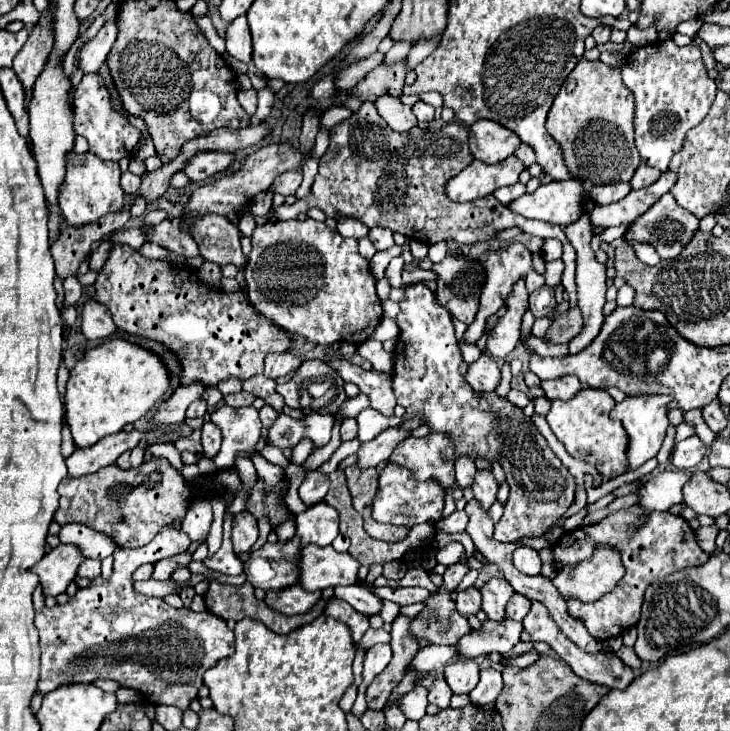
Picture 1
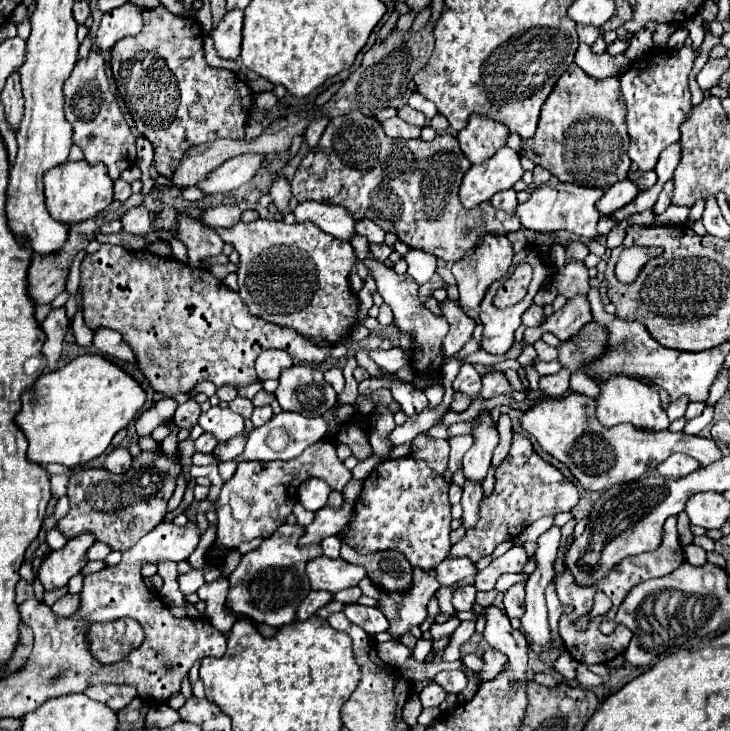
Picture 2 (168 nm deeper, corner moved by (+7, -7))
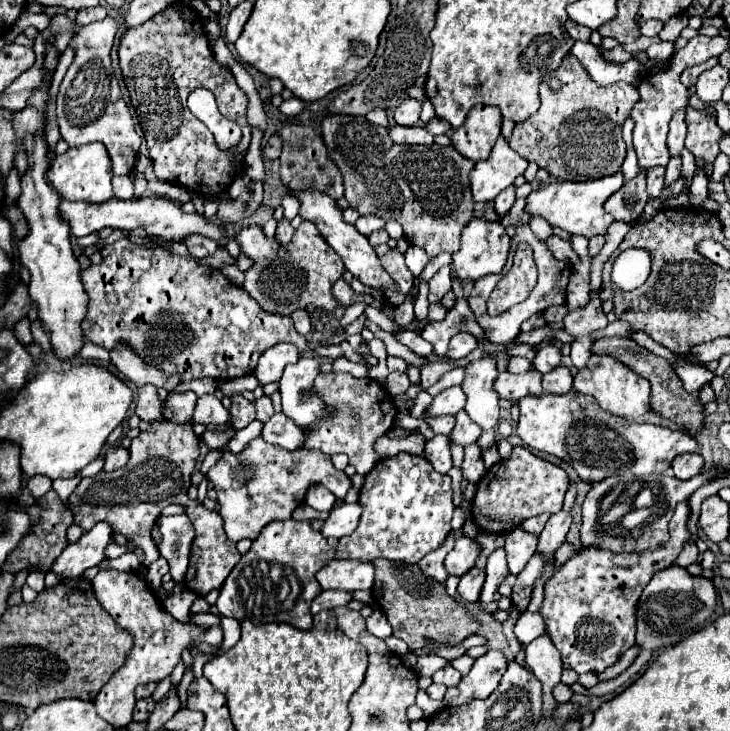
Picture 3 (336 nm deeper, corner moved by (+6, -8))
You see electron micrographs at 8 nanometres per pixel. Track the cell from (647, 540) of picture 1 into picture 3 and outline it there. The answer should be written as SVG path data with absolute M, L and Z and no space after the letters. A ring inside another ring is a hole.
M689 502L677 504L675 514L669 522L671 538L653 552L629 552L617 554L597 546L581 548L575 552L557 574L545 584L545 598L539 614L545 622L555 648L561 652L563 668L571 668L577 674L603 672L613 666L619 656L635 644L635 610L643 588L651 576L675 562L683 544L689 542L691 532L687 528Z

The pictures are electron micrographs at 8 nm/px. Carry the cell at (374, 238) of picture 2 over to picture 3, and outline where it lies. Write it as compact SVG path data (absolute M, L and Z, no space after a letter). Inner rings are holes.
M359 216L359 220L355 222L355 228L357 228L363 236L369 236L373 230L383 228L383 226L385 226L385 222L383 222L381 218L377 218L377 216Z

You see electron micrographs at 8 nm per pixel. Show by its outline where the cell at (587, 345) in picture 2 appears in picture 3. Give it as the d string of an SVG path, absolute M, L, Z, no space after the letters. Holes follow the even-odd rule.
M601 338L593 342L593 352L613 356L625 362L631 370L635 370L635 374L647 378L651 382L651 410L655 414L679 424L693 438L705 428L705 408L699 404L699 392L685 392L685 388L681 388L681 380L673 372L669 360L655 356L647 348L637 346L633 340L627 340L627 338Z

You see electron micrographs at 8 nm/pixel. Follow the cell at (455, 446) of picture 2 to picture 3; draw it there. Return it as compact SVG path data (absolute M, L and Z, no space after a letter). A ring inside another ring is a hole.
M461 410L461 412L457 412L457 424L455 424L451 436L457 444L471 444L471 442L477 442L477 436L481 436L481 428L477 428L477 424L473 424L473 420L469 420L467 412Z

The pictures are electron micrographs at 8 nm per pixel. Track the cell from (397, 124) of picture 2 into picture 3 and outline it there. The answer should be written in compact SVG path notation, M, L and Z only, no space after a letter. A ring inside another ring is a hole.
M393 126L389 128L389 136L397 144L433 144L435 140L423 126Z

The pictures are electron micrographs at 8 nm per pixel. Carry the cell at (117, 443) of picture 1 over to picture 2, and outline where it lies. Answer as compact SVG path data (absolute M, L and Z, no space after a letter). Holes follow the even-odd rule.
M166 397L166 399L160 399L158 403L154 403L150 409L146 409L138 419L136 419L136 433L138 437L146 437L146 435L152 435L152 431L164 423L168 423L174 415L178 407L178 401Z

